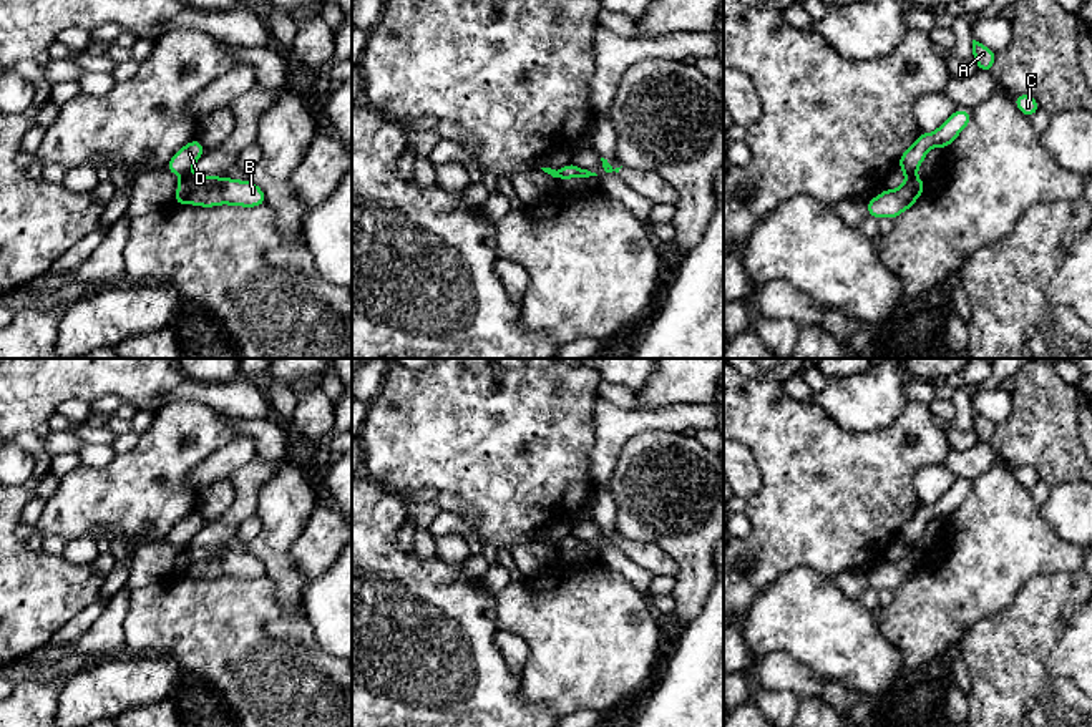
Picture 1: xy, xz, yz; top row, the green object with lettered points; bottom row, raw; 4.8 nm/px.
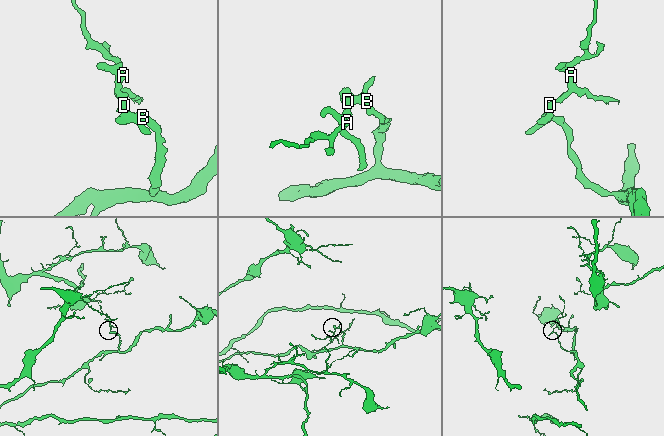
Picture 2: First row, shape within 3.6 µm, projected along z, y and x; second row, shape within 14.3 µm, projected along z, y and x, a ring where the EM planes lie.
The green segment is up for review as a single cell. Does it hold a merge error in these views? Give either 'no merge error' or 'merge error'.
merge error

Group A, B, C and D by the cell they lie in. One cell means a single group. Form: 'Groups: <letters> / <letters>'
Groups: A C D / B

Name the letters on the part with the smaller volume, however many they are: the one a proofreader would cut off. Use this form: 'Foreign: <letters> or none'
Foreign: A, C, D

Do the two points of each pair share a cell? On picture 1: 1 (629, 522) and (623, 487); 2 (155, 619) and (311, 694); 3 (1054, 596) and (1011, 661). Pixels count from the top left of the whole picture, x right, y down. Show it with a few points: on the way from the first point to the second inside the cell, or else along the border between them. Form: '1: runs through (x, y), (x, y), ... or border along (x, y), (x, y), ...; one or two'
1: runs through (629, 513), (629, 495); one
2: runs through (193, 619), (231, 631), (272, 671); one
3: runs through (1039, 613), (1013, 644); one

